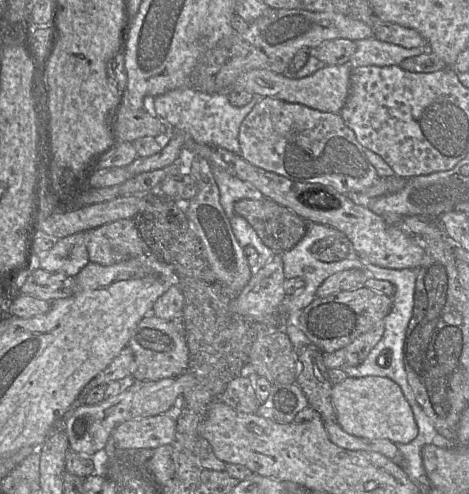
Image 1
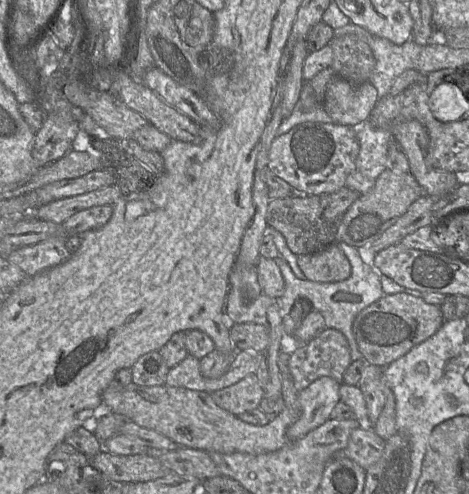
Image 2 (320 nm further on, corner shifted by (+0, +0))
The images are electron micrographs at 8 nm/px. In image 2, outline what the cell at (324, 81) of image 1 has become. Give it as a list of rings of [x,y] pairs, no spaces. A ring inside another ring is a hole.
[[[334,74],[321,105],[335,123],[354,127],[369,118],[378,100],[378,92],[369,81],[353,85]]]

